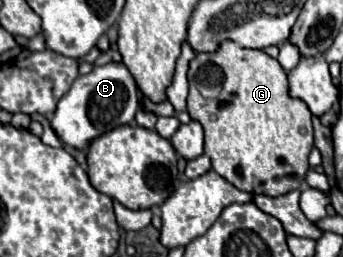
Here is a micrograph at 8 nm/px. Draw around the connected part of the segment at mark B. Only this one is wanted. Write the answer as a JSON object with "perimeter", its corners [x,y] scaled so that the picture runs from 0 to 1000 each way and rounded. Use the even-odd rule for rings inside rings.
{"perimeter":[[[315,245],[315,253],[292,253],[292,261],[274,261],[257,292],[233,292],[222,307],[222,323],[210,331],[210,346],[175,385],[169,401],[169,424],[163,440],[152,447],[152,471],[146,471],[146,494],[157,502],[157,518],[169,525],[169,541],[198,564],[198,572],[216,572],[216,580],[257,580],[257,564],[286,541],[292,525],[350,494],[350,486],[379,486],[391,471],[391,447],[402,432],[402,339],[397,339],[397,315],[385,307],[379,276],[356,253],[356,245]]]}

